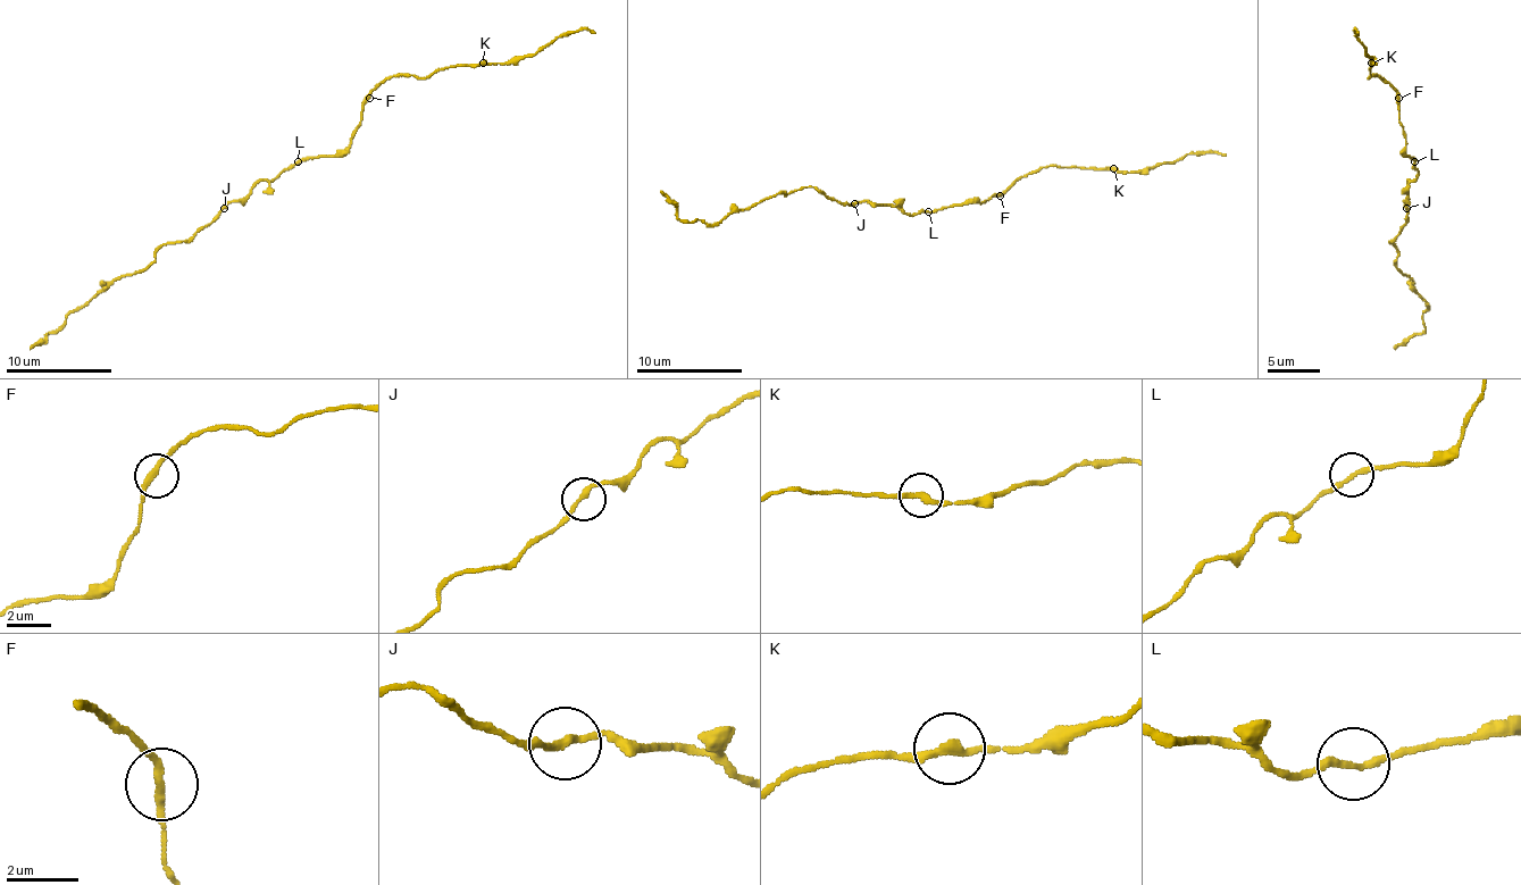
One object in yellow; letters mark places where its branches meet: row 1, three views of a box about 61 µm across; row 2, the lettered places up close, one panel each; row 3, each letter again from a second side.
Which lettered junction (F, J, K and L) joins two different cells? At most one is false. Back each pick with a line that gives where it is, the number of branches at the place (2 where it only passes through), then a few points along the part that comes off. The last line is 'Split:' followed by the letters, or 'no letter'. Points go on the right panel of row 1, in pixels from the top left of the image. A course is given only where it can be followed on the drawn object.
Split: no letter

